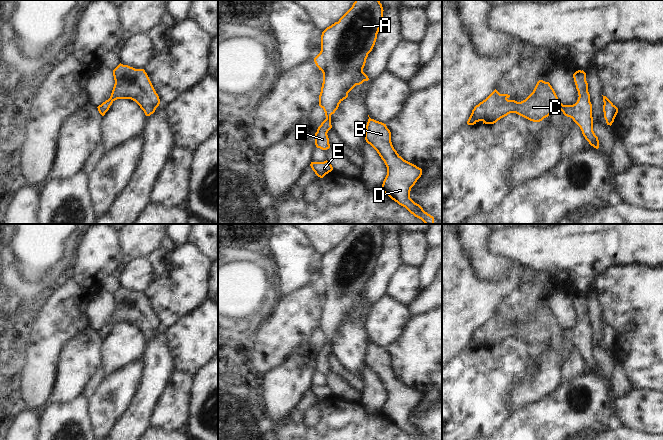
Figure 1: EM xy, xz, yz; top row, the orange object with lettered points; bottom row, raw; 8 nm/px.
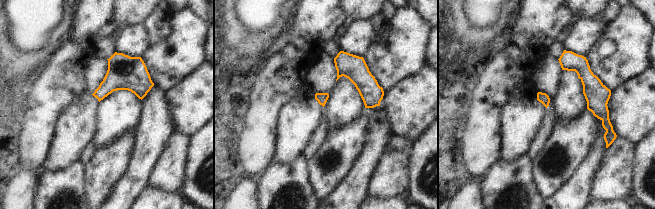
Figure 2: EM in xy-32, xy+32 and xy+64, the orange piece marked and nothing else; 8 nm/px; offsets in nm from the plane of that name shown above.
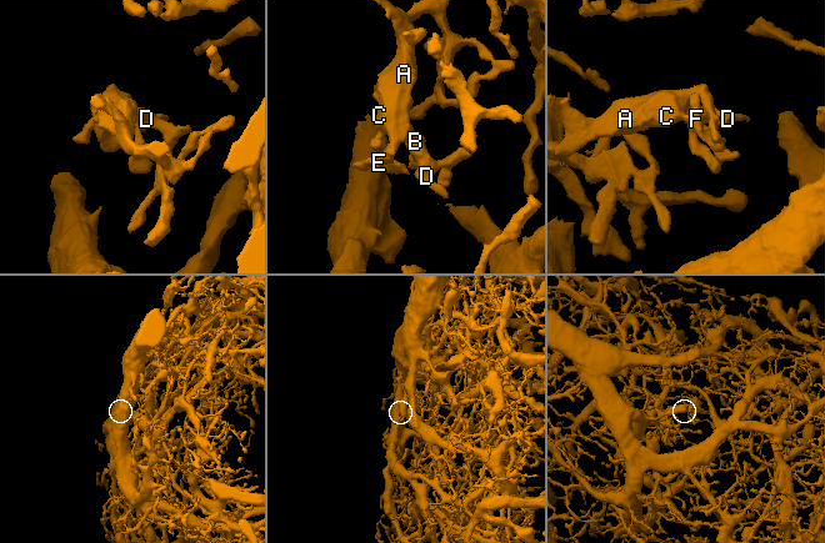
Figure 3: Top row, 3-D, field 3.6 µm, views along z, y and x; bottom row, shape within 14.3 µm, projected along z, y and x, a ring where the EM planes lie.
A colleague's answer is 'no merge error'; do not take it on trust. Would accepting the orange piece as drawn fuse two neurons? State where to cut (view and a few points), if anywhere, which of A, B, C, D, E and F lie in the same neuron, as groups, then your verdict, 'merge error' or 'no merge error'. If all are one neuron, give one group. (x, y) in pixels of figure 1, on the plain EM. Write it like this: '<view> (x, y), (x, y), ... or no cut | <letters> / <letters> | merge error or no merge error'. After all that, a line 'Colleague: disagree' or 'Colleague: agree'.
no cut | A B C D E F | no merge error
Colleague: agree

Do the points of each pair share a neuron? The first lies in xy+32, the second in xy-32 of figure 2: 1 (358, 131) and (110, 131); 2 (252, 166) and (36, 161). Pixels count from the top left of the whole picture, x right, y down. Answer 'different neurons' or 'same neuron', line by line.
1: different neurons
2: same neuron

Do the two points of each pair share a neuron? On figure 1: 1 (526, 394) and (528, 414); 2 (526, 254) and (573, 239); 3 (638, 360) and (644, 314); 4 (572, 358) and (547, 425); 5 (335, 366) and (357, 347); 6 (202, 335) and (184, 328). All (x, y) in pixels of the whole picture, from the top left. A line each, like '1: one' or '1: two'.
1: two
2: one
3: one
4: two
5: two
6: one

